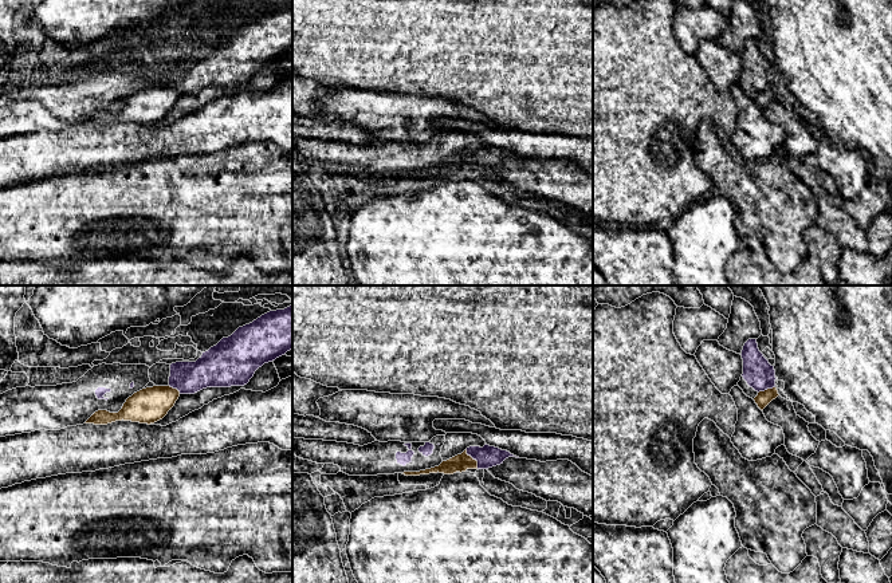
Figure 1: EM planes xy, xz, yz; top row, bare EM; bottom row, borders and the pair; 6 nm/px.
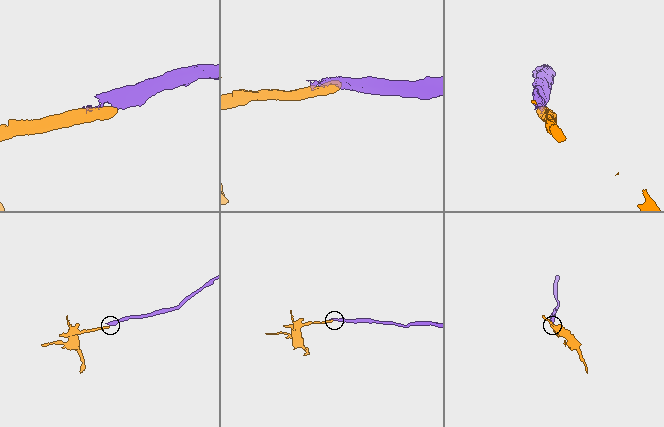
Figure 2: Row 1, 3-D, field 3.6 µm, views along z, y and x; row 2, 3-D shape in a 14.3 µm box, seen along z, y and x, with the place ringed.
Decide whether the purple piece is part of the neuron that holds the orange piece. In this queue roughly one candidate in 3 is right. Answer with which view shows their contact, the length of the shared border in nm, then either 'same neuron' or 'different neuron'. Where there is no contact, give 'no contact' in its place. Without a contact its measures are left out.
xz | 140 nm | different neuron

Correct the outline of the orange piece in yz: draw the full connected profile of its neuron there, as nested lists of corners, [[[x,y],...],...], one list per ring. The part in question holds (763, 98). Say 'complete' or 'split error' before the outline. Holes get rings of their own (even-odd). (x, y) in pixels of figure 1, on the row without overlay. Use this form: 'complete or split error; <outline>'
complete; [[[777,87],[767,88],[765,91],[759,91],[758,95],[754,98],[755,103],[761,110],[763,110],[773,99],[778,96]]]

